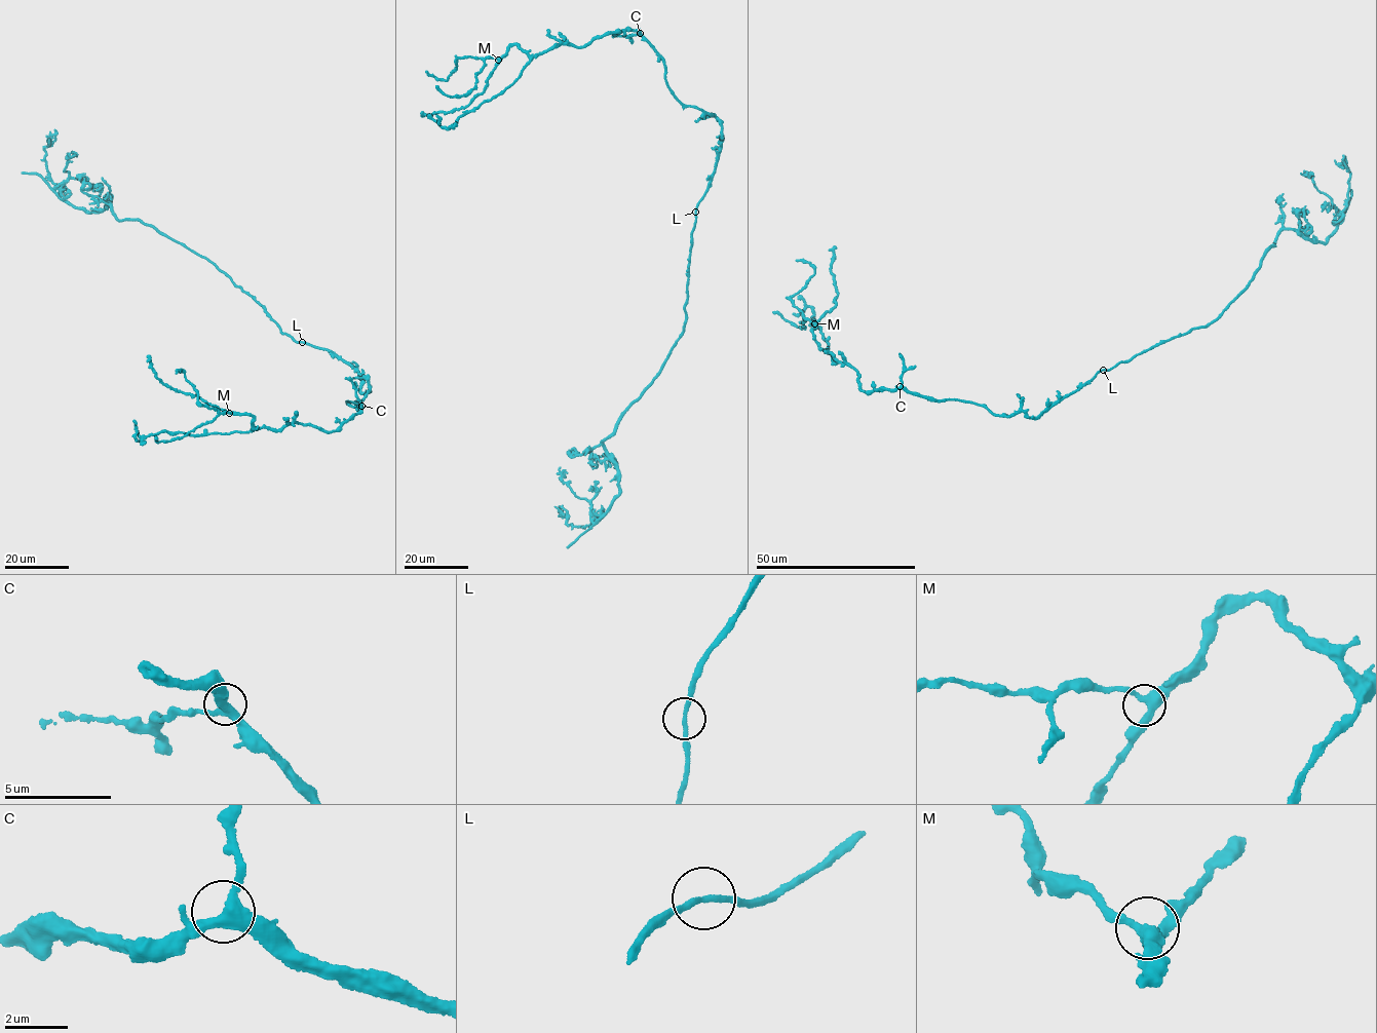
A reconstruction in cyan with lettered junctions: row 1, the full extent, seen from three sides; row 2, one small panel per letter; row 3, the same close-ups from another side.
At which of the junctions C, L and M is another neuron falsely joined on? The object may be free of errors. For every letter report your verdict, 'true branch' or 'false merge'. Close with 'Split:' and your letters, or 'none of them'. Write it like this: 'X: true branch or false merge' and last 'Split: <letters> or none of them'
C: true branch
L: true branch
M: true branch
Split: none of them

